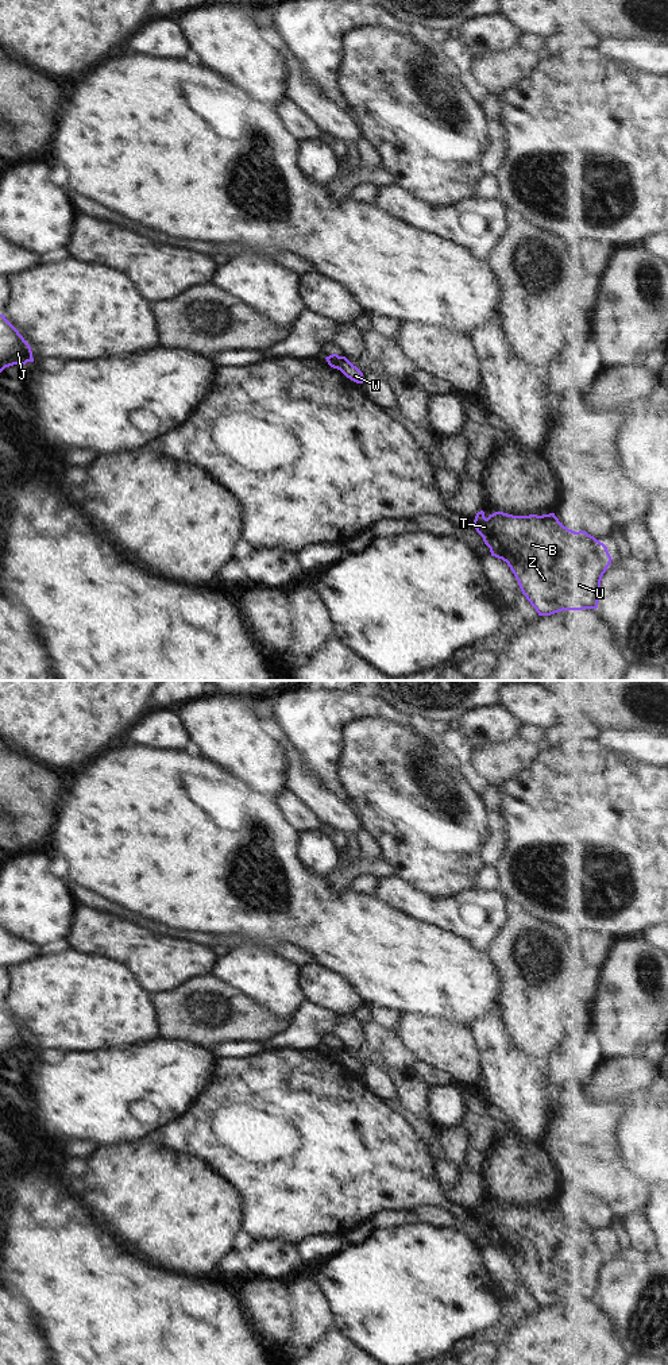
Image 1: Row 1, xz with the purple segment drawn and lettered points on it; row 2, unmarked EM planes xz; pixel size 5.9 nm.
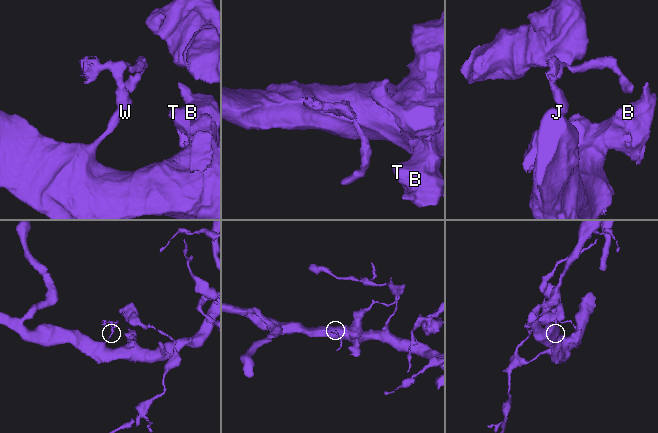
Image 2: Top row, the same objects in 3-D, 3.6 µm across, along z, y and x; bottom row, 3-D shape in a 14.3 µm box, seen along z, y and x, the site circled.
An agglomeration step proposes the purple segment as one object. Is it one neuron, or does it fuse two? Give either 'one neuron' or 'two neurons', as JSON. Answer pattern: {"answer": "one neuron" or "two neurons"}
{"answer": "two neurons"}

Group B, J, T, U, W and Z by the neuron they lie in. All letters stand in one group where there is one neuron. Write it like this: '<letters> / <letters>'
B J T U Z / W

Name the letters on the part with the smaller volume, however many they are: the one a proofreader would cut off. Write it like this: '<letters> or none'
W

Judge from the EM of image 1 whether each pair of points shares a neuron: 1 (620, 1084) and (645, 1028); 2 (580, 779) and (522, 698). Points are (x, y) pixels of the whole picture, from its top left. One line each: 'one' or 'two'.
1: two
2: two

